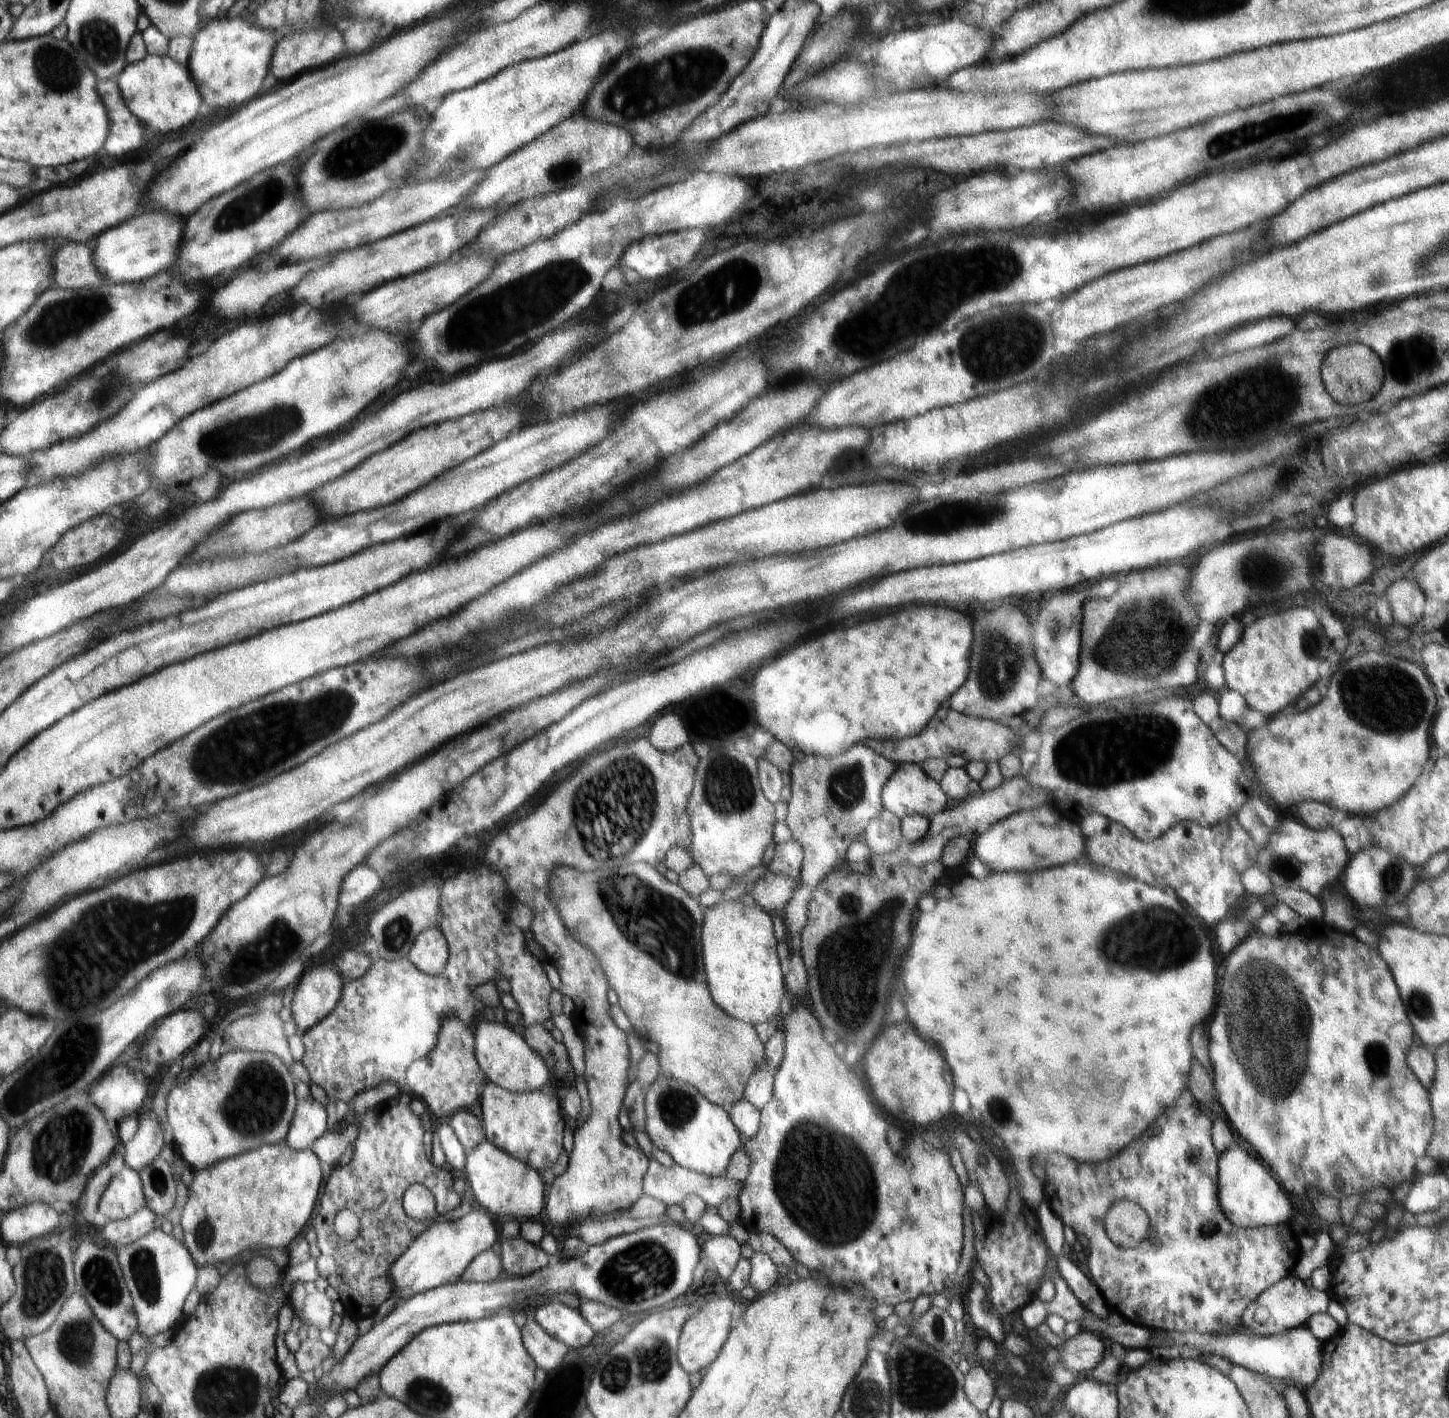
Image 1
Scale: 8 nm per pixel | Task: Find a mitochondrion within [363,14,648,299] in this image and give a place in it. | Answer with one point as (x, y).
(565, 168)

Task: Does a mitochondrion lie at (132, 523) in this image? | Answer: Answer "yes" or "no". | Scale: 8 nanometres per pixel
no

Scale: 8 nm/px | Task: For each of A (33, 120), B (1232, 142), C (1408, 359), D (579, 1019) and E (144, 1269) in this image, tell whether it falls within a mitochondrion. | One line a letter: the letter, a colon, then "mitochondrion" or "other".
A: other
B: mitochondrion
C: mitochondrion
D: other
E: mitochondrion

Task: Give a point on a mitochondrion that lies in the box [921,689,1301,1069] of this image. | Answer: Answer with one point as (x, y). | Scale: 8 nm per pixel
(1103, 754)

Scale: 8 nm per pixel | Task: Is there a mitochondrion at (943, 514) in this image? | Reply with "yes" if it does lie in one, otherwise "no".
yes

